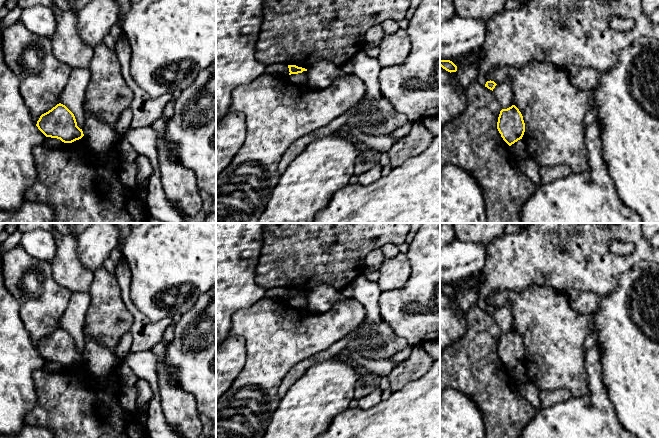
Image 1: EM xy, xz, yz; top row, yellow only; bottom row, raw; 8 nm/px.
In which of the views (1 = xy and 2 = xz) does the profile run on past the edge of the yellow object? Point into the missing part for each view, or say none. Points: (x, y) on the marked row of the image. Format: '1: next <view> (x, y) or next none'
1: next none
2: next none

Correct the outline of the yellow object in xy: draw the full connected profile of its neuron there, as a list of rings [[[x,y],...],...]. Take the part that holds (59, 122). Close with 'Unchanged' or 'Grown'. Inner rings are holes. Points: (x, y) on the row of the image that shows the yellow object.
[[[61,103],[42,114],[36,126],[46,137],[57,138],[64,143],[72,143],[84,136],[74,114]]]. Unchanged

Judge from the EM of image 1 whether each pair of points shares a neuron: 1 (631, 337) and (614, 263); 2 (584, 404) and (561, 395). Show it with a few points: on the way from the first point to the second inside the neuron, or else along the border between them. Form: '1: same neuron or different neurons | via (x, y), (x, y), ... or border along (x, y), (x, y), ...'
1: different neurons | border along (635, 263), (619, 275), (615, 289), (601, 295)
2: different neurons | border along (571, 396), (566, 400), (547, 407)

